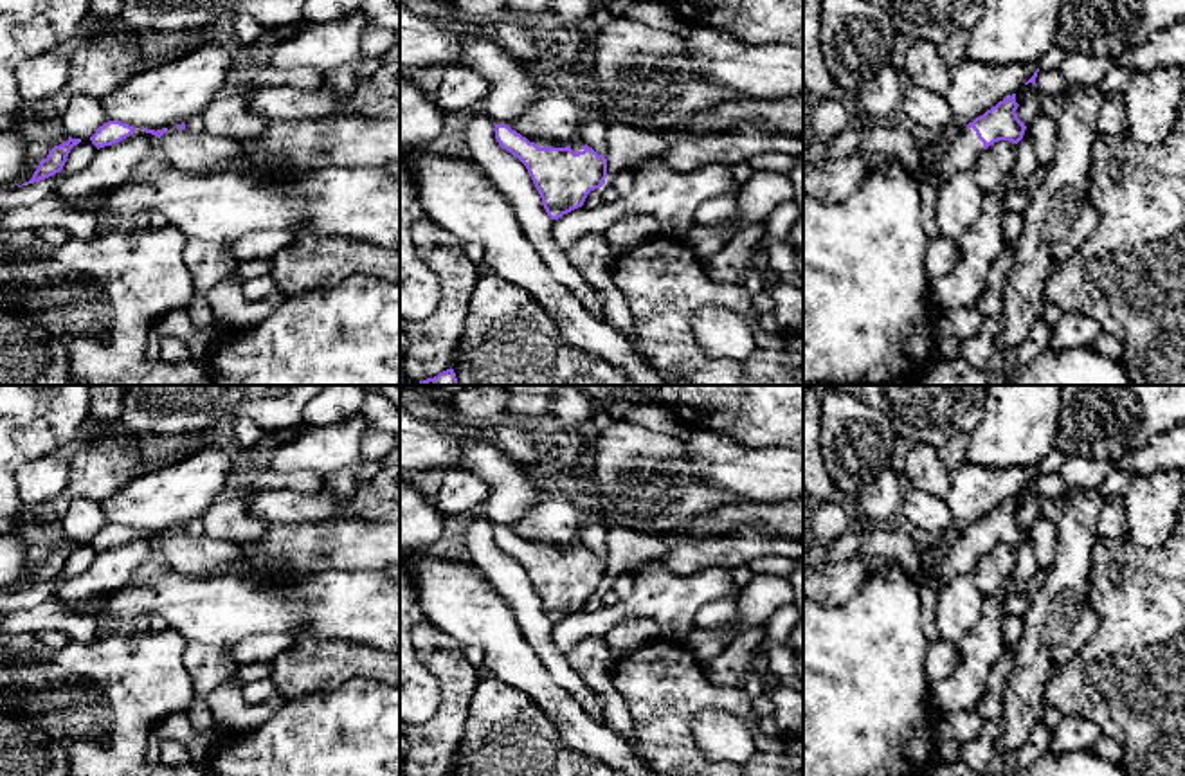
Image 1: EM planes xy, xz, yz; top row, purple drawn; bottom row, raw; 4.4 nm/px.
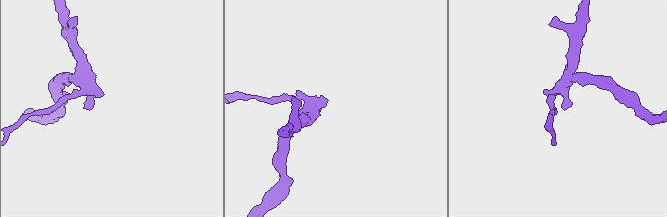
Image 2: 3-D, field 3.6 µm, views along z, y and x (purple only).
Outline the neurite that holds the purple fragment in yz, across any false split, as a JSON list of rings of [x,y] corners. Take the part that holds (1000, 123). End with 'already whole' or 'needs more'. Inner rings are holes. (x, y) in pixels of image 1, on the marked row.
[[[1016,94],[1005,97],[983,115],[969,122],[958,139],[945,149],[936,149],[917,131],[917,148],[920,157],[920,178],[936,189],[954,173],[974,169],[983,149],[998,140],[1018,144],[1027,126],[1018,119]]]; needs more

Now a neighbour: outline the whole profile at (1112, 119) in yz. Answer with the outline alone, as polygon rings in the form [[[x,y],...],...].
[[[1115,92],[1109,94],[1104,101],[1099,119],[1097,130],[1102,135],[1122,135],[1126,130],[1126,103],[1124,94]]]

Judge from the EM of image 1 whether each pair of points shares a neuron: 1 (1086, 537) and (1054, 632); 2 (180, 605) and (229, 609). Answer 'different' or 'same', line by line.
1: same
2: same

